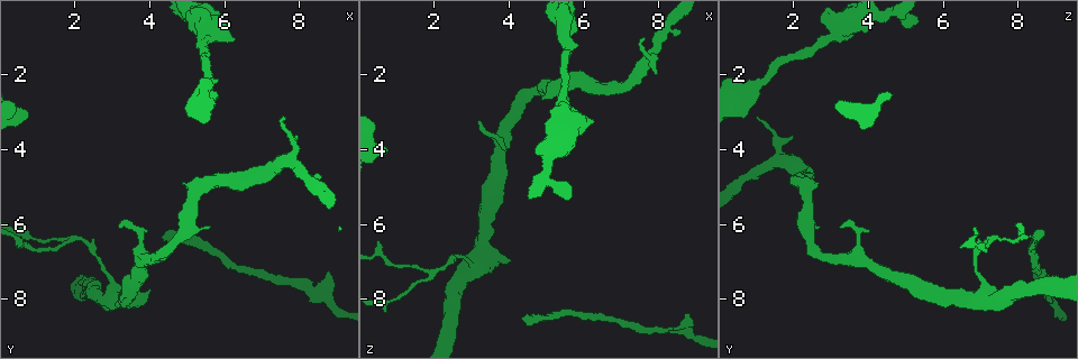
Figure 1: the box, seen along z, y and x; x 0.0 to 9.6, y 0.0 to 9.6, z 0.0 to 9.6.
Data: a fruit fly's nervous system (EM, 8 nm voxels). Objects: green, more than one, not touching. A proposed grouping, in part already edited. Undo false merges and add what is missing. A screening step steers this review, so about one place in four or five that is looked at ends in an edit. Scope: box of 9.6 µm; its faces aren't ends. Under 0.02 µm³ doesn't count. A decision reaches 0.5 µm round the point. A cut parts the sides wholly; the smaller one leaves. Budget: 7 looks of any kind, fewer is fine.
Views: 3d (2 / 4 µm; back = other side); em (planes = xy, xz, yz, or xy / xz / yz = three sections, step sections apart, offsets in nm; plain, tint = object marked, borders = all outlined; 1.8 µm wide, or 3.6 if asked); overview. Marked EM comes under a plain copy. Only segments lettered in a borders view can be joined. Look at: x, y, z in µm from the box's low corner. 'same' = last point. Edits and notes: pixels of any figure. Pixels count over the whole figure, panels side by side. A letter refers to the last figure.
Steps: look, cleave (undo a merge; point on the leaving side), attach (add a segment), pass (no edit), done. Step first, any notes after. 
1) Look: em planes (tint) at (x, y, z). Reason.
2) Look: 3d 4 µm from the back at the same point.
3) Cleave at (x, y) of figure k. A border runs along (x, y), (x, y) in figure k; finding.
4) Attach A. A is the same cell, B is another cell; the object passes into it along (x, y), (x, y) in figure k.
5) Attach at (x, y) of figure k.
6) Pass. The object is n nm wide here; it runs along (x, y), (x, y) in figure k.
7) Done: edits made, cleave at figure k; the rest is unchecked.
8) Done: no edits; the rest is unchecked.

Look: em yz step 8 (borders) at (8.75, 7.30, 8.40). Branch stops here.

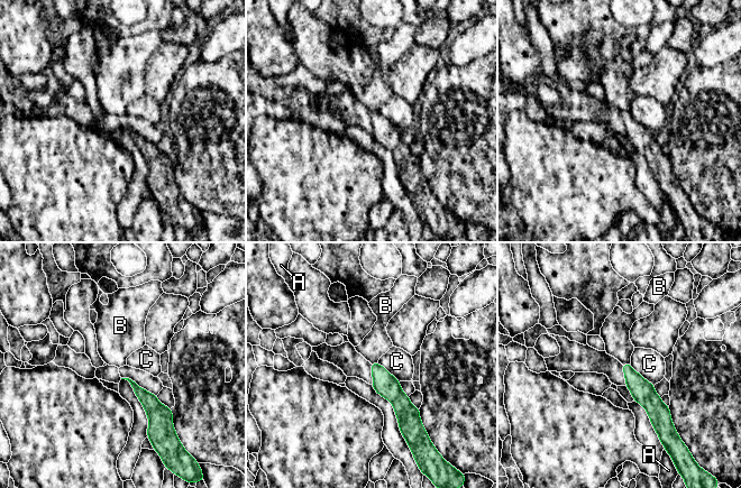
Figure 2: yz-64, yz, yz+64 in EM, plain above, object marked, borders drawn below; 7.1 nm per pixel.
Look: em planes (borders) at the same point. Cut it another way.

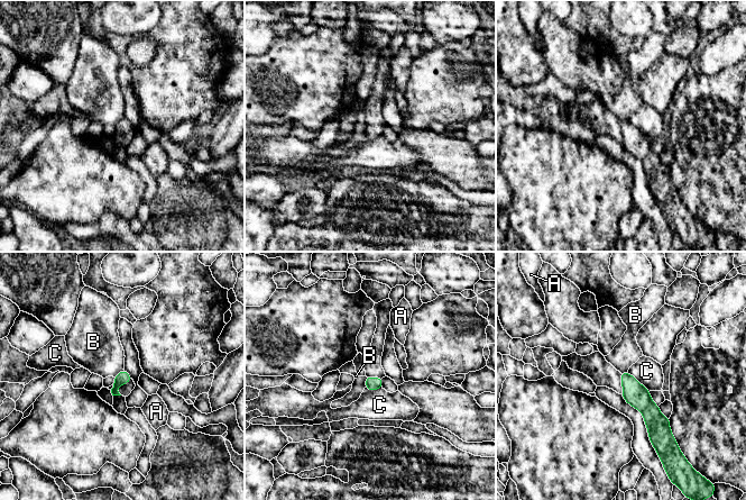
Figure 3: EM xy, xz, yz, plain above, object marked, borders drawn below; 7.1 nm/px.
Pass. A, B and C are other cells; a border runs along (123, 370), (113, 376) in figure 3; none of them fits.

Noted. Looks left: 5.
Look: em planes (borders) at (3.05, 7.70, 7.10). Calibre changes.

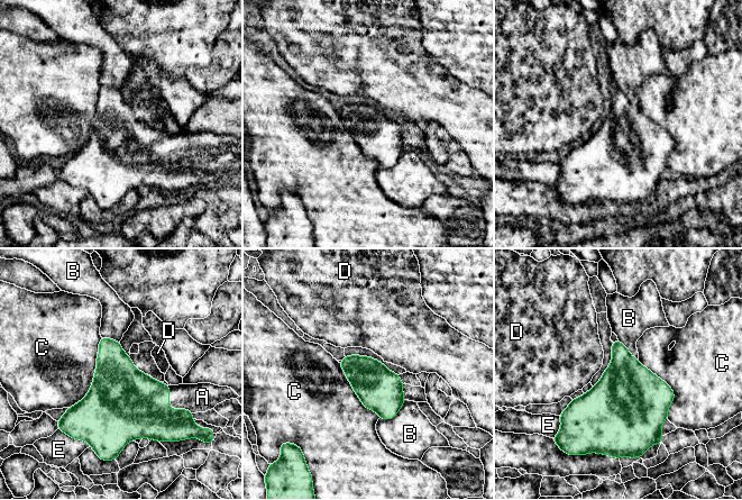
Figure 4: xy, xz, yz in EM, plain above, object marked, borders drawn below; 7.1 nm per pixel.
Attach A. The longest contact is with C, 480 nm; A is the same cell, B, C, D and E are other cells; the object passes into it along (135, 406), (168, 400), (202, 397) in figure 4; the neuron continues.

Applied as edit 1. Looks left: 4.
Look: overview.

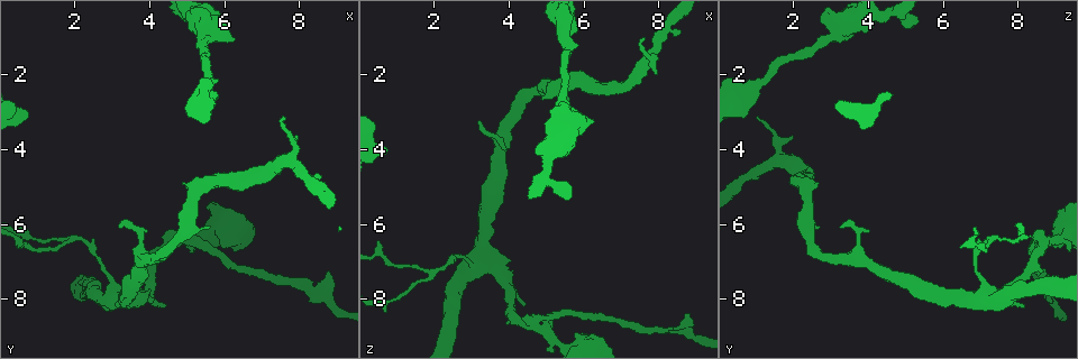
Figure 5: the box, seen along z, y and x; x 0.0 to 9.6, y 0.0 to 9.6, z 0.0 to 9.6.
Look: em planes (borders) at (0.75, 3.05, 4.05). Free end.

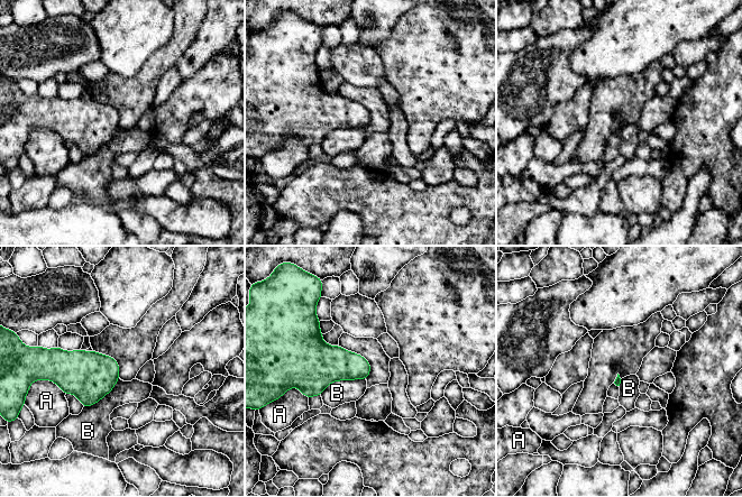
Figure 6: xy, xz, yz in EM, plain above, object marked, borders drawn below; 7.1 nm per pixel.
Pass. A and B are other cells; a border runs along (365, 378), (333, 380), (320, 395) in figure 6; none of them fits.

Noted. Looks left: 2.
Done: edits made, attach at figure 4; the rest is unchecked.

